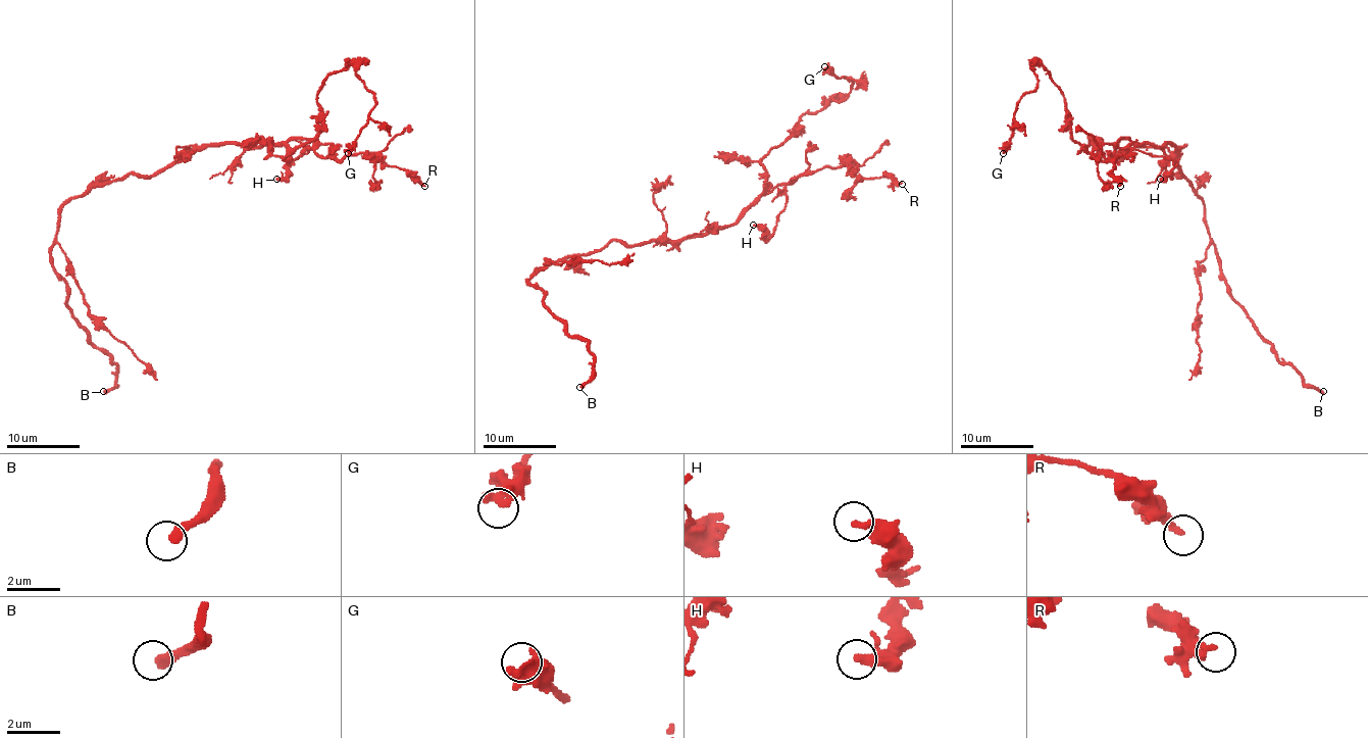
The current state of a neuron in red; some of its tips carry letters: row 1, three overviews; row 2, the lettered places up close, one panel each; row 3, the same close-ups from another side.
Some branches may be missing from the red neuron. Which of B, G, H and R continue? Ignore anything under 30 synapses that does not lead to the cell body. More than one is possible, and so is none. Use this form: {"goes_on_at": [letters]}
{"goes_on_at": ["B"]}

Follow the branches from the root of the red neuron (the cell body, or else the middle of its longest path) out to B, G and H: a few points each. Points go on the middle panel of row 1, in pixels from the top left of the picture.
B: (669, 241), (609, 241), (542, 266), (528, 279), (563, 329), (587, 343), (593, 375), (579, 387)
G: (669, 241), (729, 226), (764, 191), (761, 160), (806, 112), (850, 91), (852, 82), (824, 66)
H: (669, 241), (731, 226), (762, 195), (790, 182), (775, 232), (766, 237), (753, 225)

